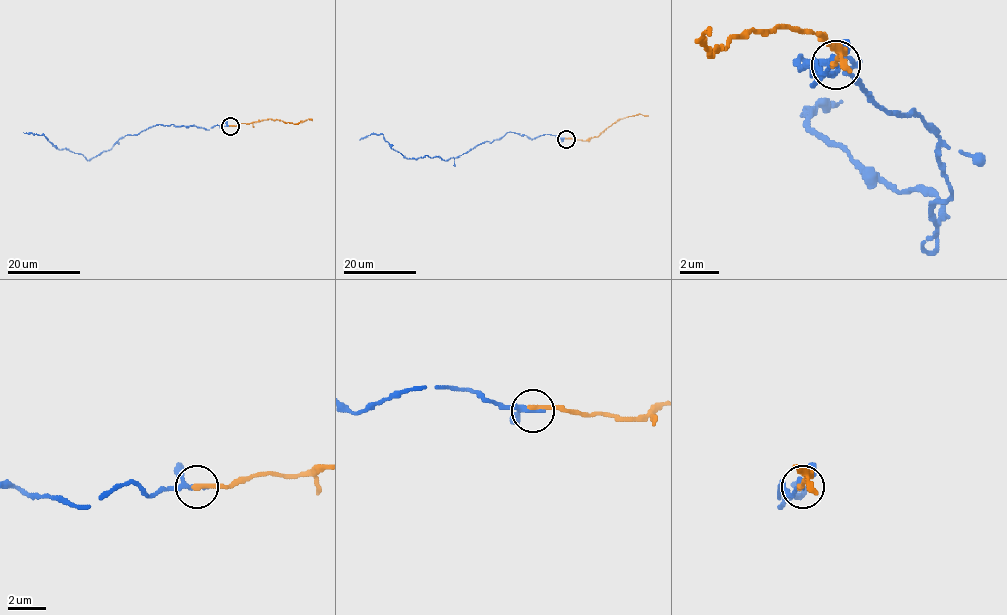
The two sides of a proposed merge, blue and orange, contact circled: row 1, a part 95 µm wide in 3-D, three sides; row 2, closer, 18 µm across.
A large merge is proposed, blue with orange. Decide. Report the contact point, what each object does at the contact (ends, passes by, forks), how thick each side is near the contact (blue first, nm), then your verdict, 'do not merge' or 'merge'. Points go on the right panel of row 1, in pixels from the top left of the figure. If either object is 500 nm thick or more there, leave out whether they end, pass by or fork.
at (836, 64); blue passes by; orange ends there; 240 nm thick on the blue side, 340 nm on the other; merge

